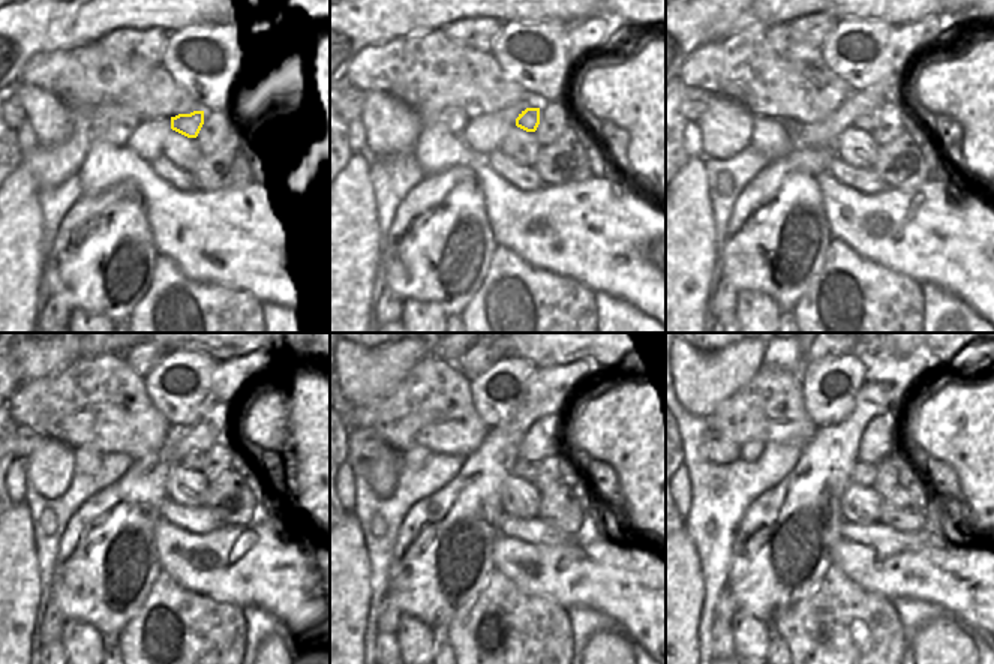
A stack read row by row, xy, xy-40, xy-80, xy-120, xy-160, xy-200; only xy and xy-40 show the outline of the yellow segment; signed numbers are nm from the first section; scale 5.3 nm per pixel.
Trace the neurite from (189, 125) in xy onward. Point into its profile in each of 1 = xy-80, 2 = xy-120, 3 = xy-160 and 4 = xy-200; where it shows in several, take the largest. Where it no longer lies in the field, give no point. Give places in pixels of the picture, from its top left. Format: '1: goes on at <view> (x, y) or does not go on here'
1: goes on at xy-80 (865, 123)
2: goes on at xy-120 (194, 459)
3: goes on at xy-160 (522, 468)
4: goes on at xy-200 (862, 474)

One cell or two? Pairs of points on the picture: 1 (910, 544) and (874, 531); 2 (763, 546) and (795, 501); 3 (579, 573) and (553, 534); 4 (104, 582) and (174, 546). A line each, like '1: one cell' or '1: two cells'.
1: one cell
2: one cell
3: two cells
4: two cells

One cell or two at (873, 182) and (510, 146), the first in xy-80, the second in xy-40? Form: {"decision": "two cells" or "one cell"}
{"decision": "two cells"}

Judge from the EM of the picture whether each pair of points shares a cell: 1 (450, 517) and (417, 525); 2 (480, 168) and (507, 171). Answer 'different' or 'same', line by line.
1: same
2: different

